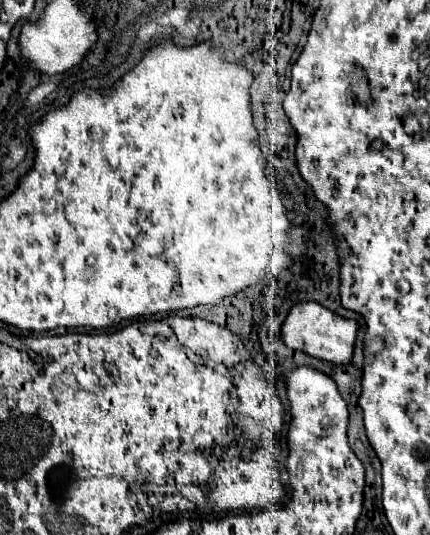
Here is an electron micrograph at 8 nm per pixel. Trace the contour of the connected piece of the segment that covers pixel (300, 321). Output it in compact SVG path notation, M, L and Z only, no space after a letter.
M301 302L291 308L289 316L283 322L281 334L283 334L283 342L293 350L301 350L309 356L315 356L333 364L349 364L353 358L355 340L359 334L359 322L339 316L329 308L321 306L319 302Z

